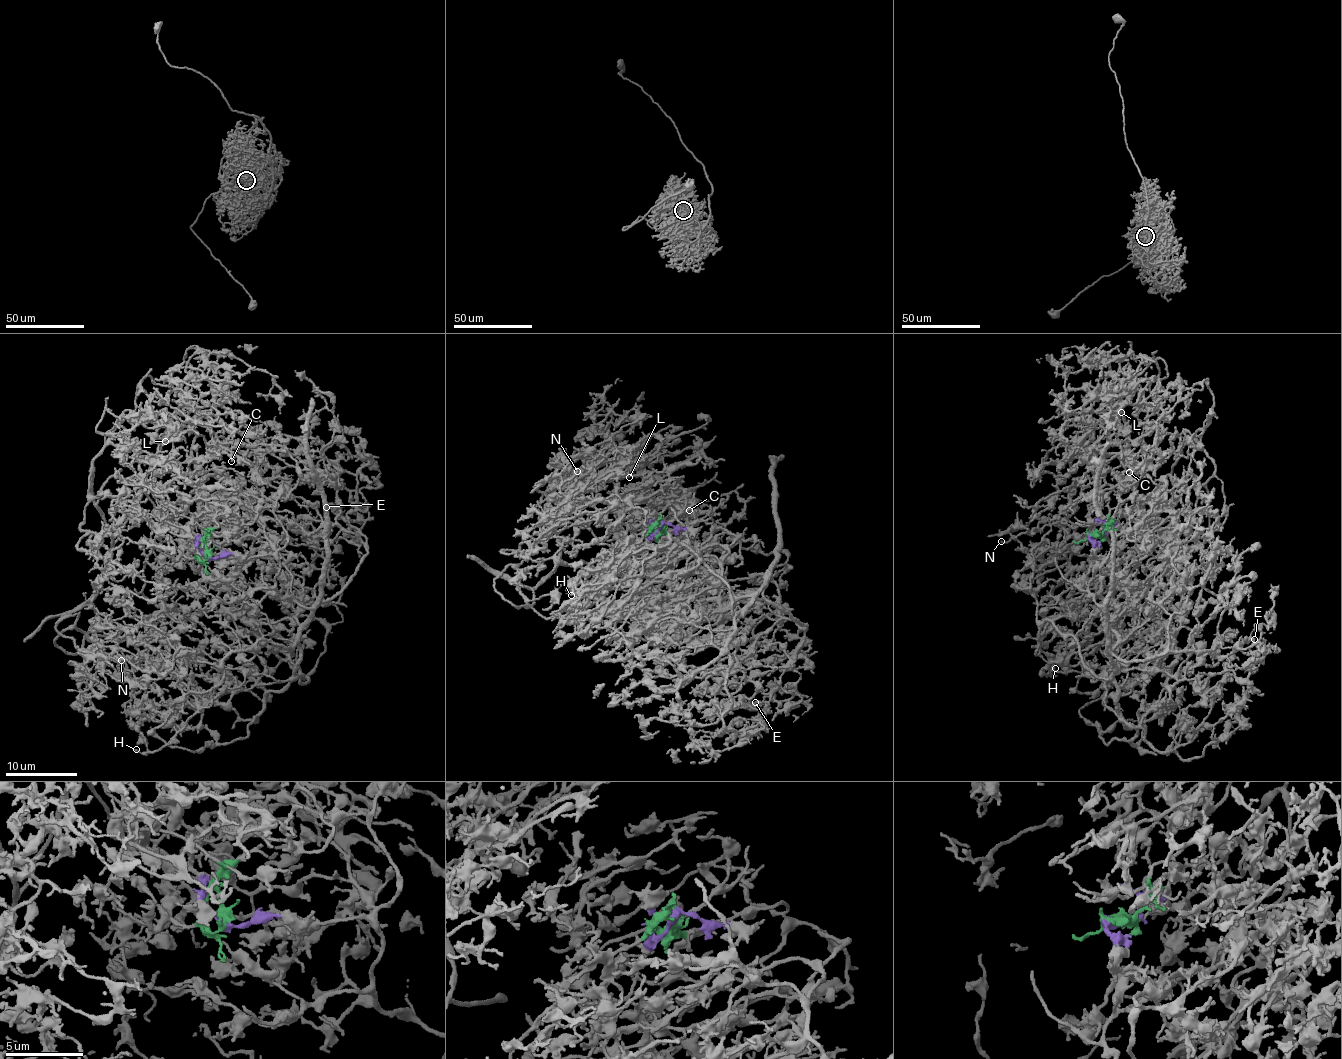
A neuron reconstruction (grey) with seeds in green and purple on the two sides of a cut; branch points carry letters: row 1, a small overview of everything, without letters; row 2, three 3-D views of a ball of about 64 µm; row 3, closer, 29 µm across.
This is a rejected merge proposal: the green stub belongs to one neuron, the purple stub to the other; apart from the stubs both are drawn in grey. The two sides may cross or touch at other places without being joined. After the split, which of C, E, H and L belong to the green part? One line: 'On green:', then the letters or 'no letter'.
On green: C, L

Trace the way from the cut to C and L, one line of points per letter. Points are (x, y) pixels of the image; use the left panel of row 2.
C: (206, 554), (202, 527), (177, 513), (179, 529), (154, 524), (141, 488), (184, 392), (231, 462)
L: (206, 554), (144, 485), (114, 476), (93, 497), (136, 388), (189, 421), (164, 415), (166, 440)

